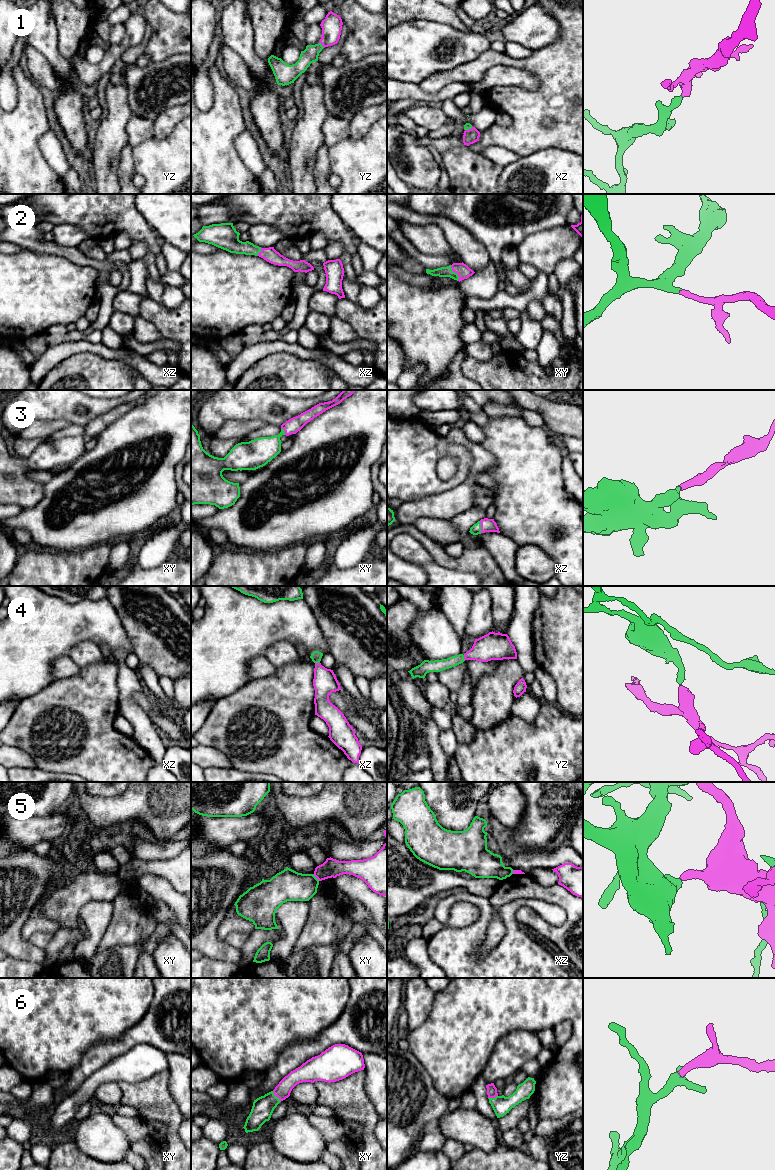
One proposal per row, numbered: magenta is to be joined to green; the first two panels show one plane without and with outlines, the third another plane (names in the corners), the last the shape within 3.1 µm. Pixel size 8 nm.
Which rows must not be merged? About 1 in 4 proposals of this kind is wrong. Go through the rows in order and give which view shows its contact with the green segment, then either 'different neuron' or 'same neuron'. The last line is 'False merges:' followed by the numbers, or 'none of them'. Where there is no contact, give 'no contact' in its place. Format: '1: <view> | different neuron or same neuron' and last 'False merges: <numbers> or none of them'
1: yz | same neuron
2: xy | same neuron
3: xz | same neuron
4: xz | same neuron
5: xy | different neuron
6: xy | same neuron
False merges: 5

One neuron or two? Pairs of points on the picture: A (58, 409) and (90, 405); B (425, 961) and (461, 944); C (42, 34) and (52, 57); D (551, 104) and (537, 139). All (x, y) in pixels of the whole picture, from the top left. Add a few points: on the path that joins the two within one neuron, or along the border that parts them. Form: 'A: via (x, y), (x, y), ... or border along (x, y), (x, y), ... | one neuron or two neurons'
A: via (66, 402), (82, 402) | one neuron
B: border along (427, 939), (428, 956), (441, 967) | two neurons
C: via (45, 40), (50, 51) | one neuron
D: via (542, 113), (537, 118), (537, 130) | one neuron

